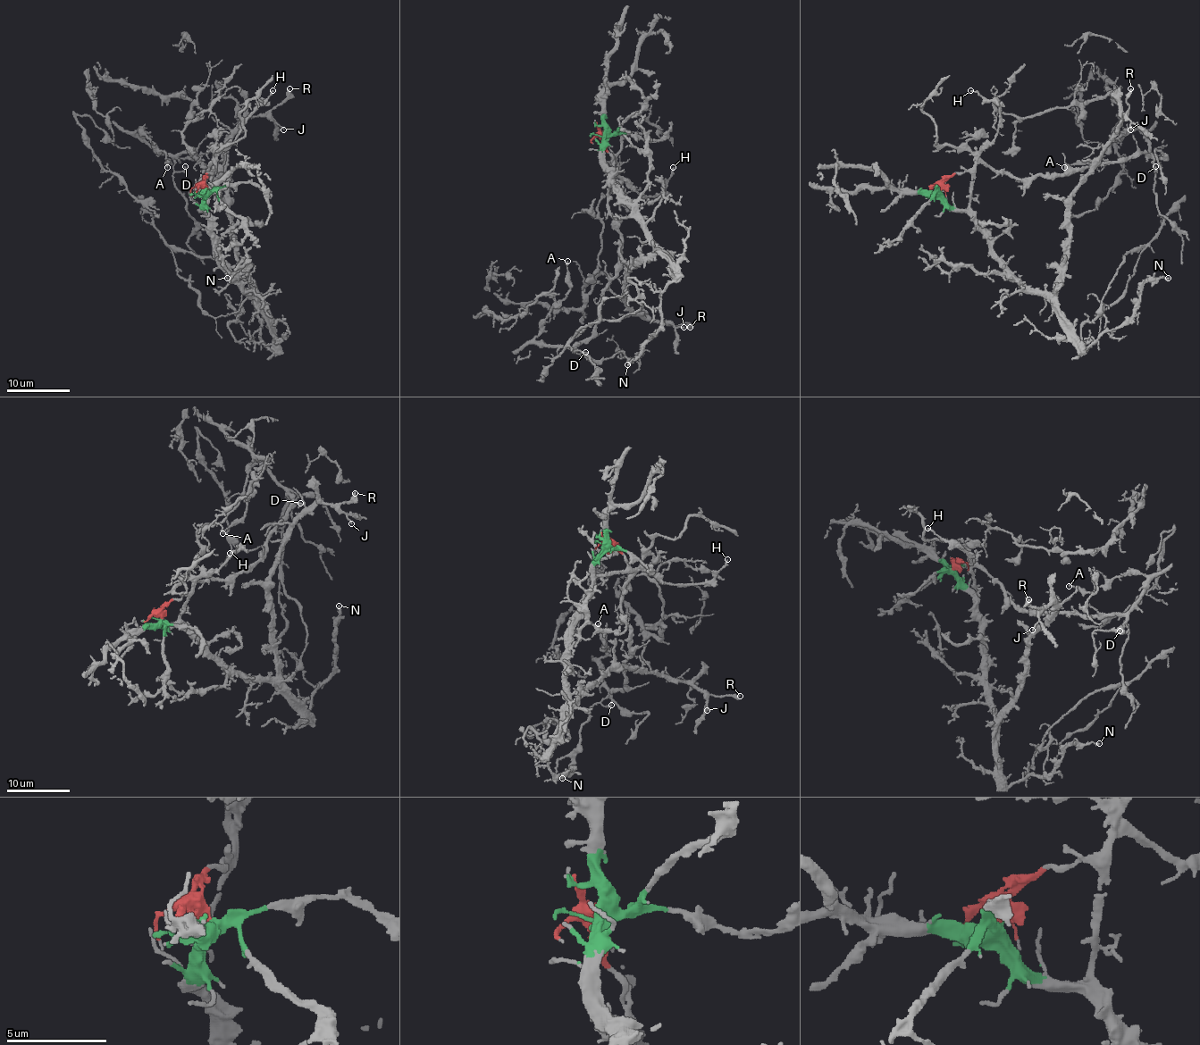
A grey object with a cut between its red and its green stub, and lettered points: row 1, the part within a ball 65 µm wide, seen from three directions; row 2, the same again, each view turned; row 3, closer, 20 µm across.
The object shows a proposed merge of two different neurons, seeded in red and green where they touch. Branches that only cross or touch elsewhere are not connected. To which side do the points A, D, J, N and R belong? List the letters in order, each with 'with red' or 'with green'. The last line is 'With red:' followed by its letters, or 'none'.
A: with red
D: with red
J: with green
N: with green
R: with green
With red: A, D

